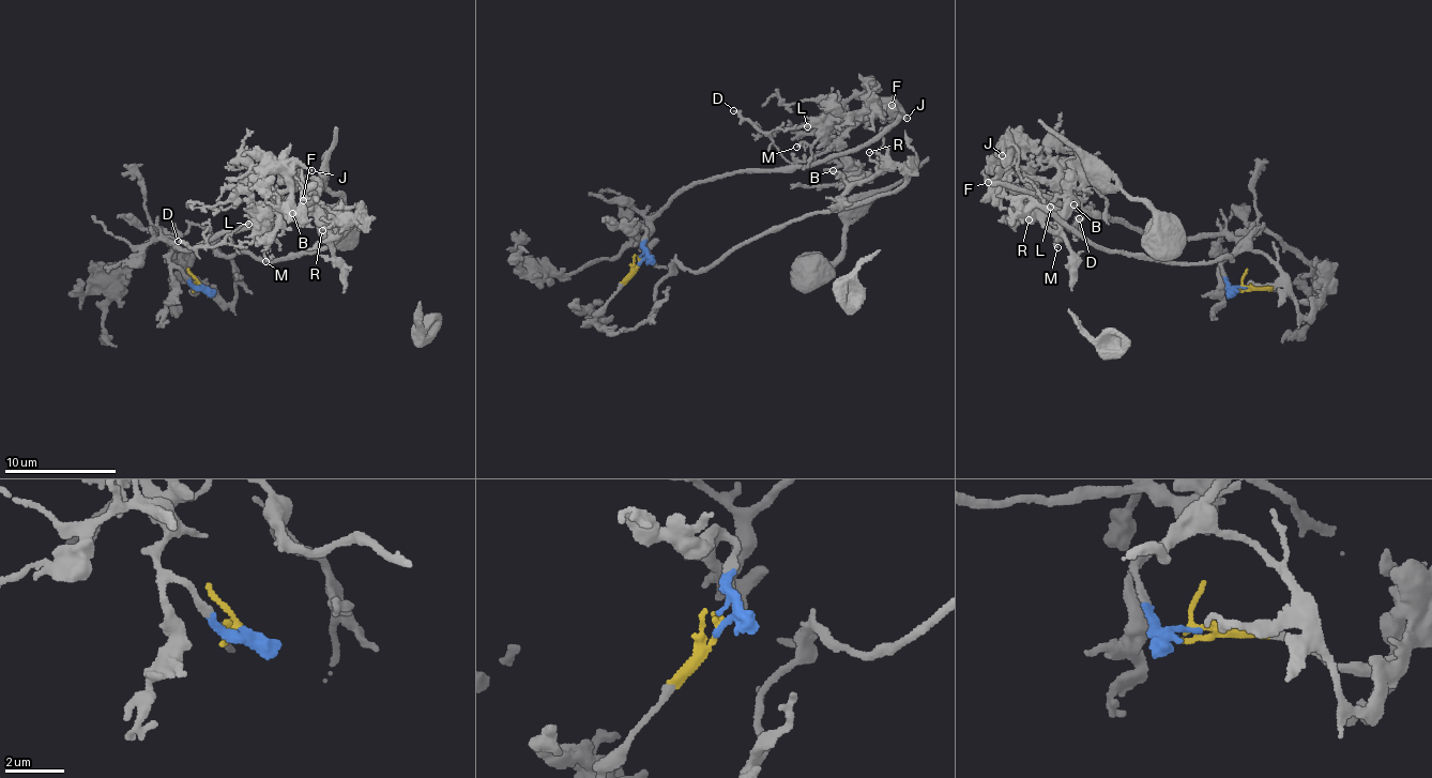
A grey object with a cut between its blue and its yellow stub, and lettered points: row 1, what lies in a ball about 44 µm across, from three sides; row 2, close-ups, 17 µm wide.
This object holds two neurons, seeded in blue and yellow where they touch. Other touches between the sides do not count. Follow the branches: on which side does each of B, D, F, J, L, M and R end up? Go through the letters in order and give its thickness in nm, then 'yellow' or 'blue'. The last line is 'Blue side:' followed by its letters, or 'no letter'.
B: 150 nm | yellow
D: 180 nm | blue
F: 240 nm | blue
J: 170 nm | blue
L: 170 nm | blue
M: 160 nm | blue
R: 170 nm | yellow
Blue side: D, F, J, L, M

